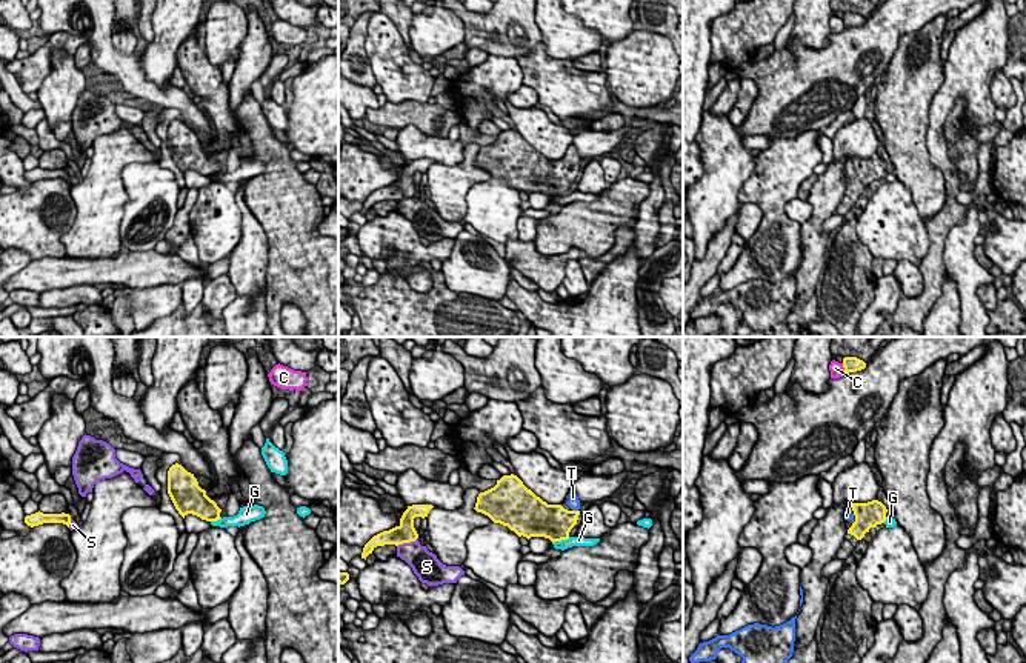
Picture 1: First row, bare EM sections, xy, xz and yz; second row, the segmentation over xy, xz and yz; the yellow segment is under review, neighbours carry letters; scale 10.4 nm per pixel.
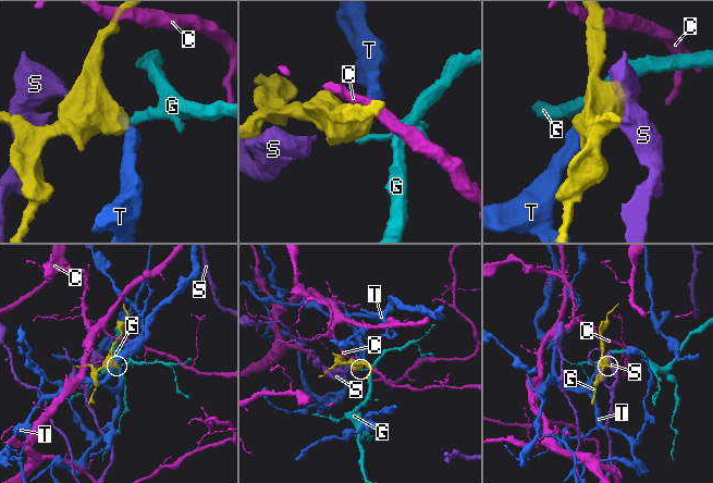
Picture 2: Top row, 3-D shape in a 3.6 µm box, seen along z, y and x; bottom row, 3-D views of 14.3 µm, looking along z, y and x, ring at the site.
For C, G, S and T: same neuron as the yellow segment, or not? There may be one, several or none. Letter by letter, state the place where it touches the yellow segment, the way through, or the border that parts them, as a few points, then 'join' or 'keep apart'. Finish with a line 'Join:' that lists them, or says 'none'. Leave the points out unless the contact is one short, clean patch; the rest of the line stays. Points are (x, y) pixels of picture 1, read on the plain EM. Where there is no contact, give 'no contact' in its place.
C: contact yz (843, 22); border yz (842, 19), (845, 28); keep apart
G: contact xz (560, 196); border xz (569, 193), (552, 199); keep apart
S: contact xz (406, 197); border xz (416, 194), (397, 202); keep apart
T: contact xz (576, 166); way xz (556, 177), (566, 176), (576, 166), (574, 159); join
Join: T

